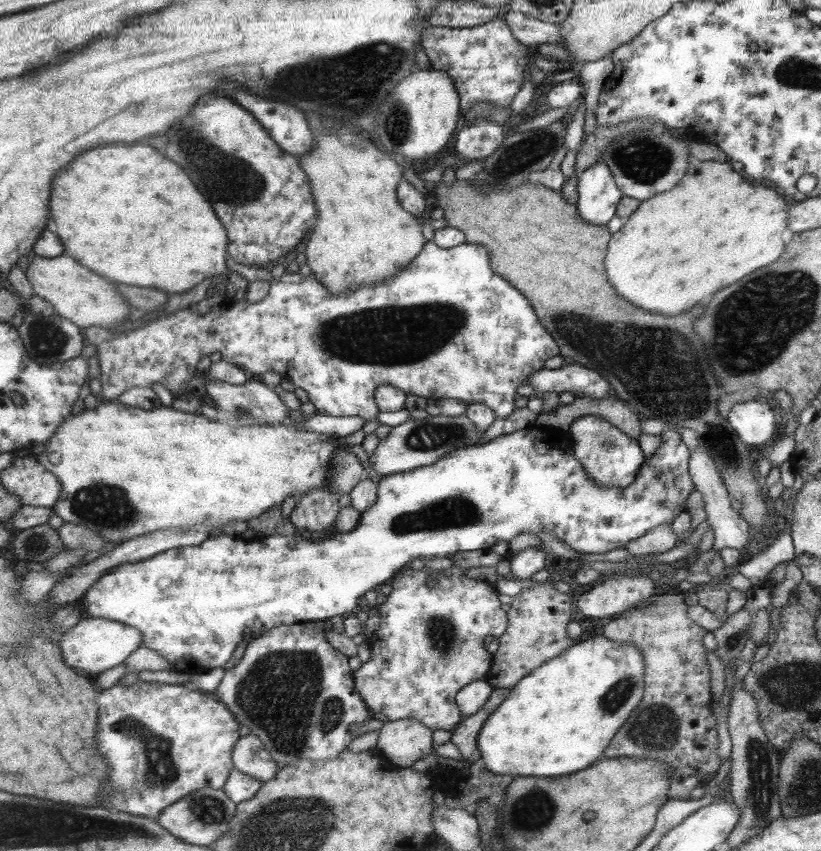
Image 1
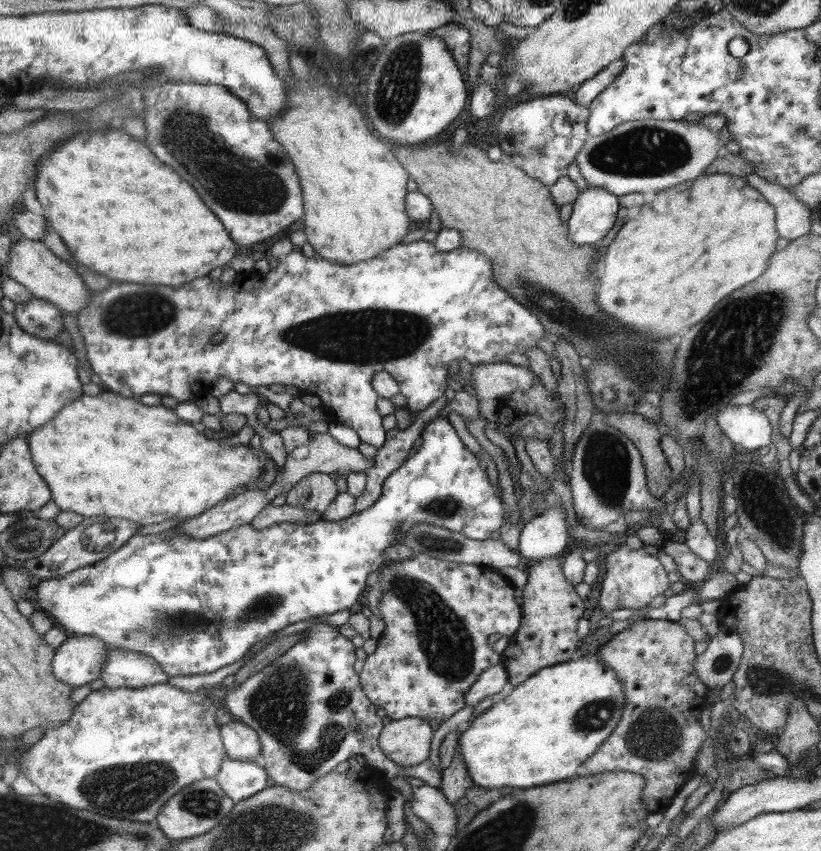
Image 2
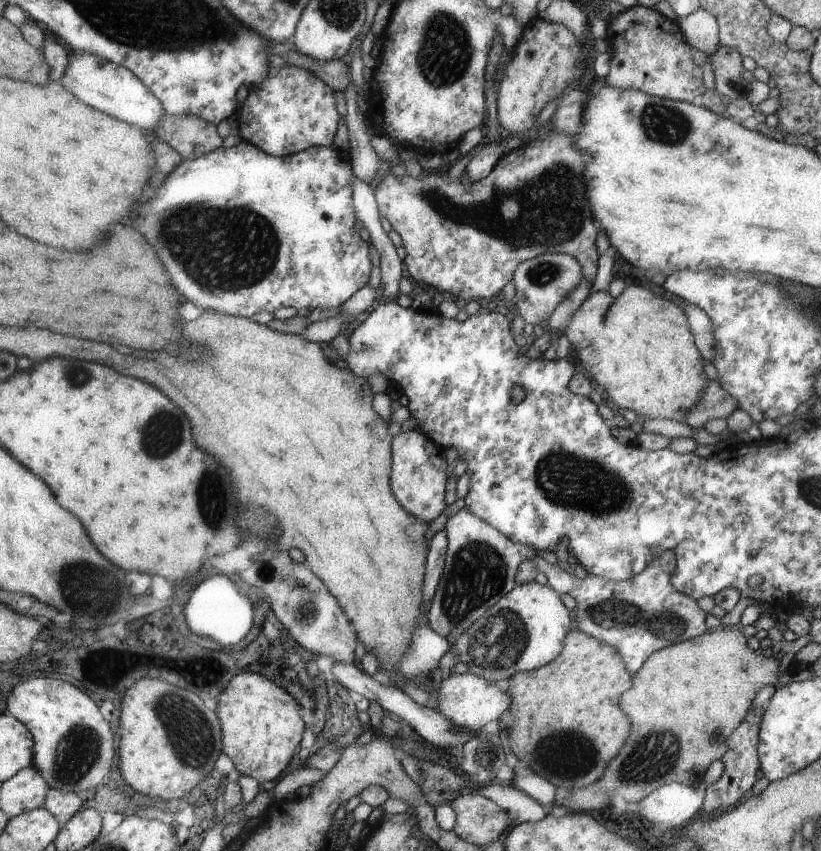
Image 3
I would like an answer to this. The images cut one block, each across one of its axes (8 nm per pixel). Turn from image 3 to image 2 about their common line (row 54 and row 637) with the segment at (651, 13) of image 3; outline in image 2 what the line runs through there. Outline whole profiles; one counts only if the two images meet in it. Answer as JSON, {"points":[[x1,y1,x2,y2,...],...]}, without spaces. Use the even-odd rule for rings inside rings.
{"points":[[640,617,640,621,612,635,596,649,600,661,614,670,622,682,626,704,621,720,610,737,595,750,591,758,583,762,583,765,589,776,603,772,631,772,643,776,646,786,639,800,645,804,645,810,651,813,661,814,683,784,695,775,693,762,699,753,699,747,705,741,705,732,699,726,699,714,695,714,695,710,705,708,707,686,703,682,697,682,698,675,694,670,697,655,695,643,675,621]]}

